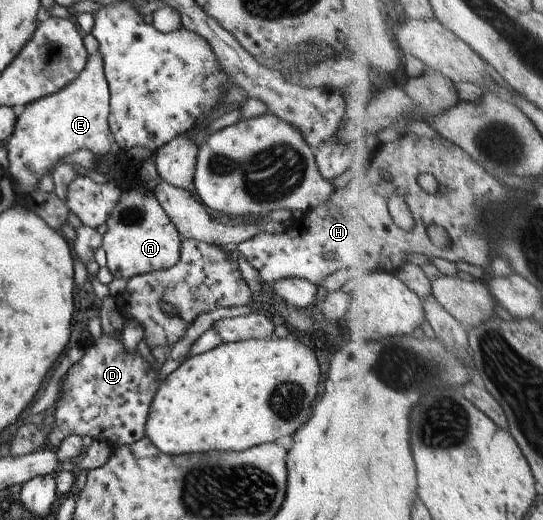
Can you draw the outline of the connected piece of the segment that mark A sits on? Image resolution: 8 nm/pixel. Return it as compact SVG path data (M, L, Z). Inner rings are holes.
M126 184L112 212L105 220L106 230L101 235L105 252L105 267L113 278L124 278L164 270L174 266L179 259L181 234L173 225L166 211L158 204L151 191L140 185Z

